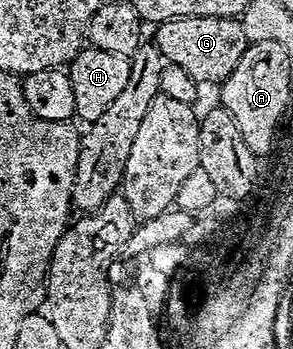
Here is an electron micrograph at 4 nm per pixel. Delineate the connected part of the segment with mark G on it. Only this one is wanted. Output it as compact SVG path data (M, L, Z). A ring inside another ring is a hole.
M176 18L157 25L153 32L152 43L160 50L163 61L180 66L202 86L218 86L229 78L248 43L238 18Z

